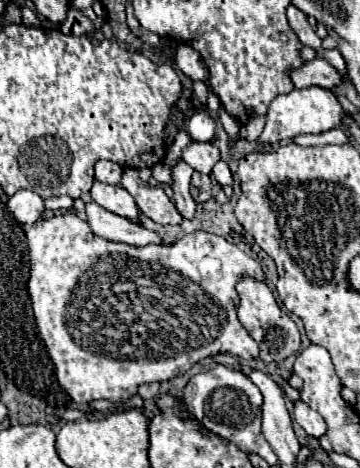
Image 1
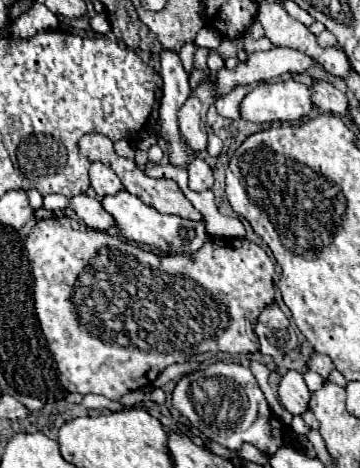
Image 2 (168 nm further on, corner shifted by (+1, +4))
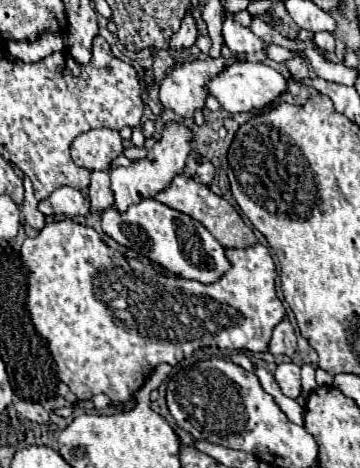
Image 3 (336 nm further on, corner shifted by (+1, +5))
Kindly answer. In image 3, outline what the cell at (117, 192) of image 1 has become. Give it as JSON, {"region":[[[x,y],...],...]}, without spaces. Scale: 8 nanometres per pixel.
{"region":[[[145,200],[137,206],[129,206],[125,214],[111,206],[109,210],[101,212],[101,220],[105,234],[109,234],[119,244],[125,244],[131,250],[145,254],[149,260],[161,264],[163,268],[181,278],[211,284],[229,270],[225,248],[207,232],[203,224],[157,200]]]}

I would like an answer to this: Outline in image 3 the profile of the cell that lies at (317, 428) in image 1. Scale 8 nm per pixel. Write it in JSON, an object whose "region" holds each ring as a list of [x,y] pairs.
{"region":[[[283,362],[275,370],[275,380],[281,388],[281,392],[293,400],[299,398],[301,394],[301,368],[293,362]]]}

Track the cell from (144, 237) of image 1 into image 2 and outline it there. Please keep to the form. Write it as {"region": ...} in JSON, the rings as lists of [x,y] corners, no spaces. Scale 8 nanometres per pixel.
{"region":[[[85,193],[81,195],[75,195],[69,199],[69,207],[77,213],[79,219],[83,219],[91,229],[97,229],[97,231],[105,231],[107,227],[113,227],[113,219],[111,215],[101,207],[101,203]]]}

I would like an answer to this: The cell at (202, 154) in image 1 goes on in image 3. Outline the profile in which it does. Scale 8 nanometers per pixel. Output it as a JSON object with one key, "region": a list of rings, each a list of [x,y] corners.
{"region":[[[223,56],[217,60],[201,58],[173,68],[171,74],[161,82],[161,104],[185,120],[193,118],[195,110],[205,108],[205,98],[209,96],[205,82],[209,82],[213,74],[221,74],[221,66],[229,66],[229,60]]]}

